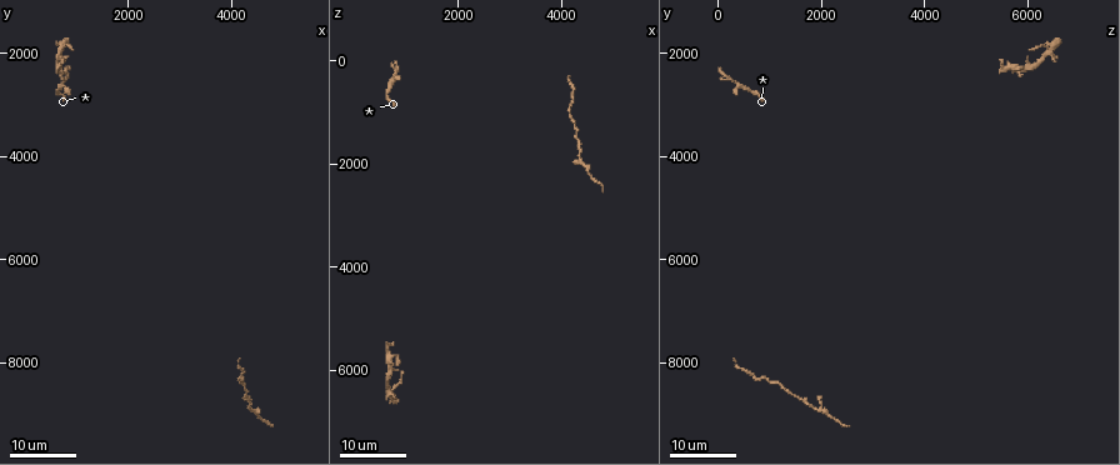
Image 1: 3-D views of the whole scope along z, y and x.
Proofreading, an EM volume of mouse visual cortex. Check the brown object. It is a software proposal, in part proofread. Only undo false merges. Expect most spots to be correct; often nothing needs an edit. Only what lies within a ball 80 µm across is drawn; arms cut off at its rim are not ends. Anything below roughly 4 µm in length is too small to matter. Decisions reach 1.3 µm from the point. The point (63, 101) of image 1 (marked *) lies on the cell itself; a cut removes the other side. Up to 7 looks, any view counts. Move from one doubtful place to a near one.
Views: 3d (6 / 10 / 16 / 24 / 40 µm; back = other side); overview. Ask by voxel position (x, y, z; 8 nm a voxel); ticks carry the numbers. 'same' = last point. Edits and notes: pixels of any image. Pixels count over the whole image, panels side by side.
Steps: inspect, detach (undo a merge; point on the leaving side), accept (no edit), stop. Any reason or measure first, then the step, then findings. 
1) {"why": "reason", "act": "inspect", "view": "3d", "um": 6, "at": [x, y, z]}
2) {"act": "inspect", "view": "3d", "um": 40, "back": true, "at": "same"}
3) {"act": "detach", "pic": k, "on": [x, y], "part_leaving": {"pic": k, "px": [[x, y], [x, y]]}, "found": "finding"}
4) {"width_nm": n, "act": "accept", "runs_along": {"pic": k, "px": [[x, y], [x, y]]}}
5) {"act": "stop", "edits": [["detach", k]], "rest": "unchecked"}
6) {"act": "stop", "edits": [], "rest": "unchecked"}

{"why": "thick turns thin", "act": "inspect", "view": "3d", "um": 24, "at": [550, 2350, 5500]}

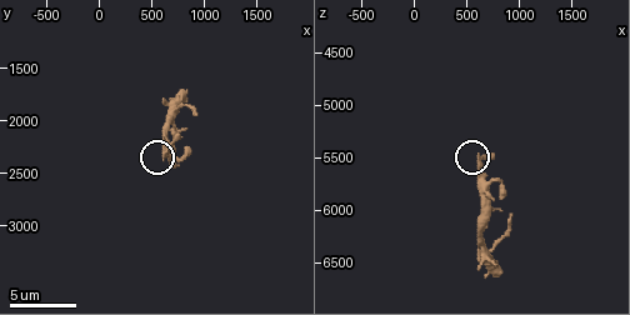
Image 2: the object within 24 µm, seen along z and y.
{"act": "inspect", "view": "3d", "um": 10, "at": [600, 2340, 5520]}

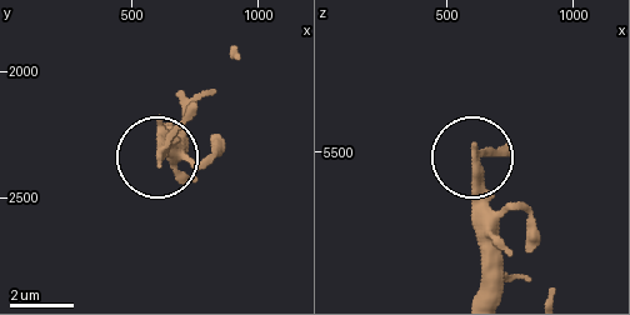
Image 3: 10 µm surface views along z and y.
{"act": "accept", "found": "one cell here"}

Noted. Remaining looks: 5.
{"why": "two arms in line, one across", "act": "inspect", "view": "3d", "um": 16, "at": [750, 2600, 350]}

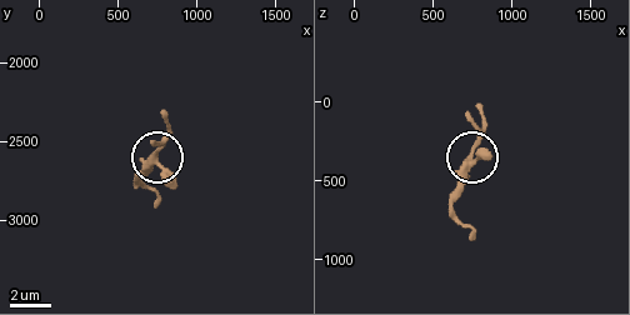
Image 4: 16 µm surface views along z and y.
{"act": "inspect", "view": "3d", "um": 10, "at": [720, 2620, 400]}

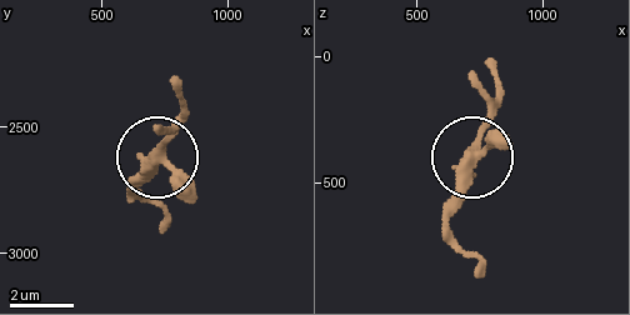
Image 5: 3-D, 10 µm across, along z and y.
{"why": "from behind", "act": "inspect", "view": "3d", "um": 10, "back": true, "at": [710, 2630, 380]}

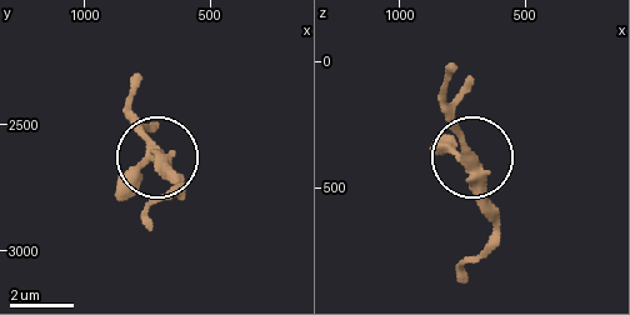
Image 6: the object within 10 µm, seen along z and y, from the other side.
{"act": "accept", "runs_along": {"pic": 6, "px": [[464, 275], [495, 219], [441, 93]]}, "found": "one cell here"}

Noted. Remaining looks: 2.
{"why": "sudden change in width", "act": "inspect", "view": "3d", "um": 16, "at": [4300, 8700, 1550]}

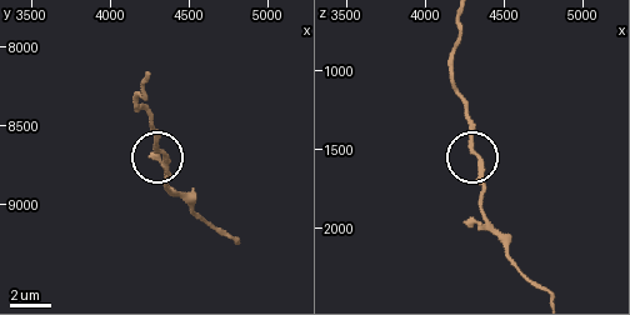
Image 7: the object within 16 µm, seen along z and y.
{"why": "zoom in", "act": "inspect", "view": "3d", "um": 6, "at": [4320, 8660, 1540]}

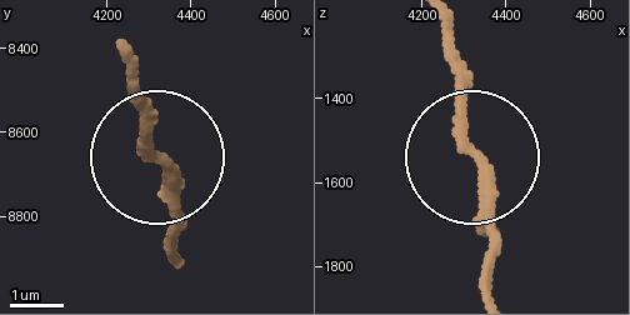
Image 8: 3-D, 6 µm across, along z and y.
{"act": "accept", "found": "all the same cell"}

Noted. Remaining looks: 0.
{"act": "stop", "edits": [], "rest": "unchecked"}

